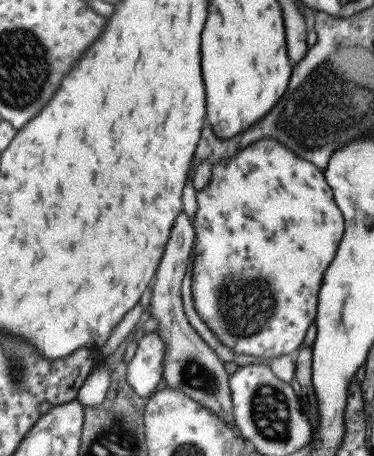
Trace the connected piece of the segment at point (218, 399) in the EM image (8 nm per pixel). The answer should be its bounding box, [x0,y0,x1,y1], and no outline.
[148,212,236,430]

